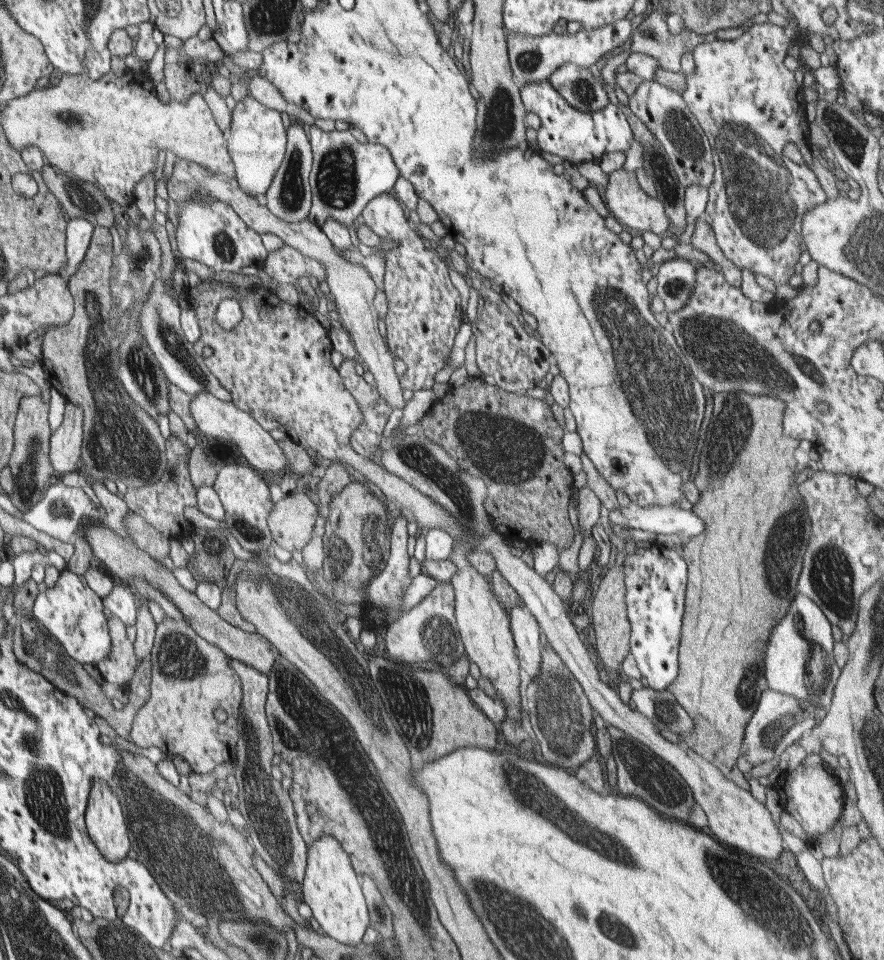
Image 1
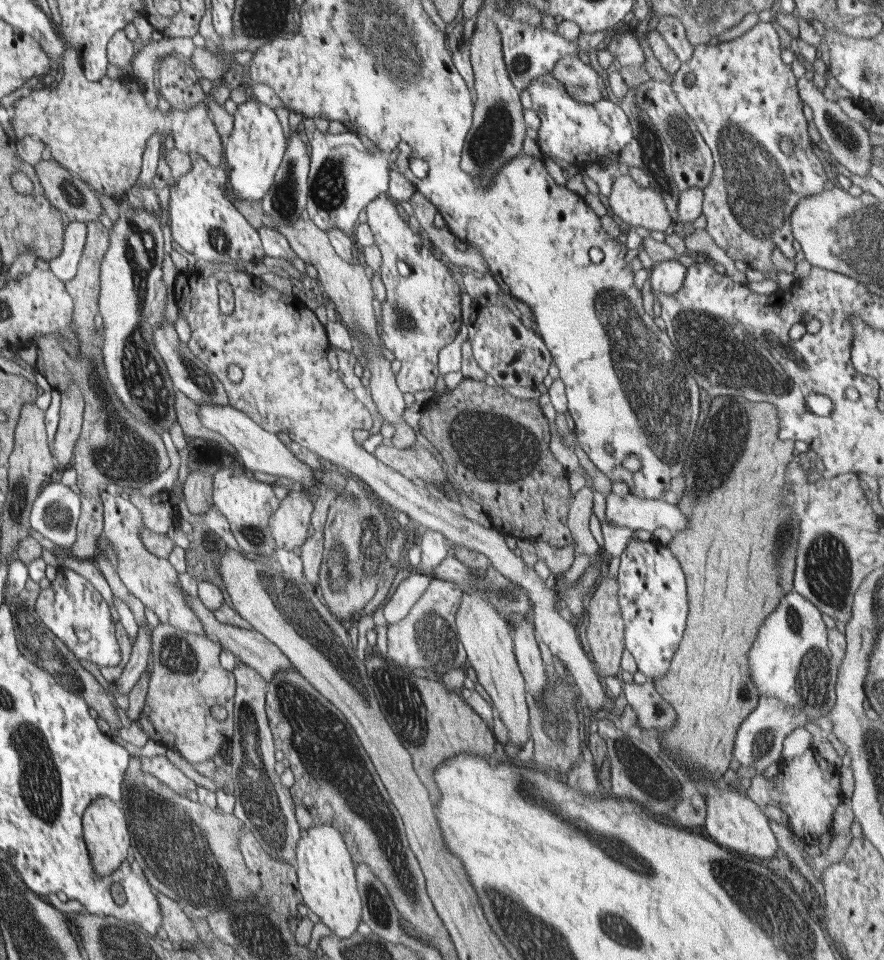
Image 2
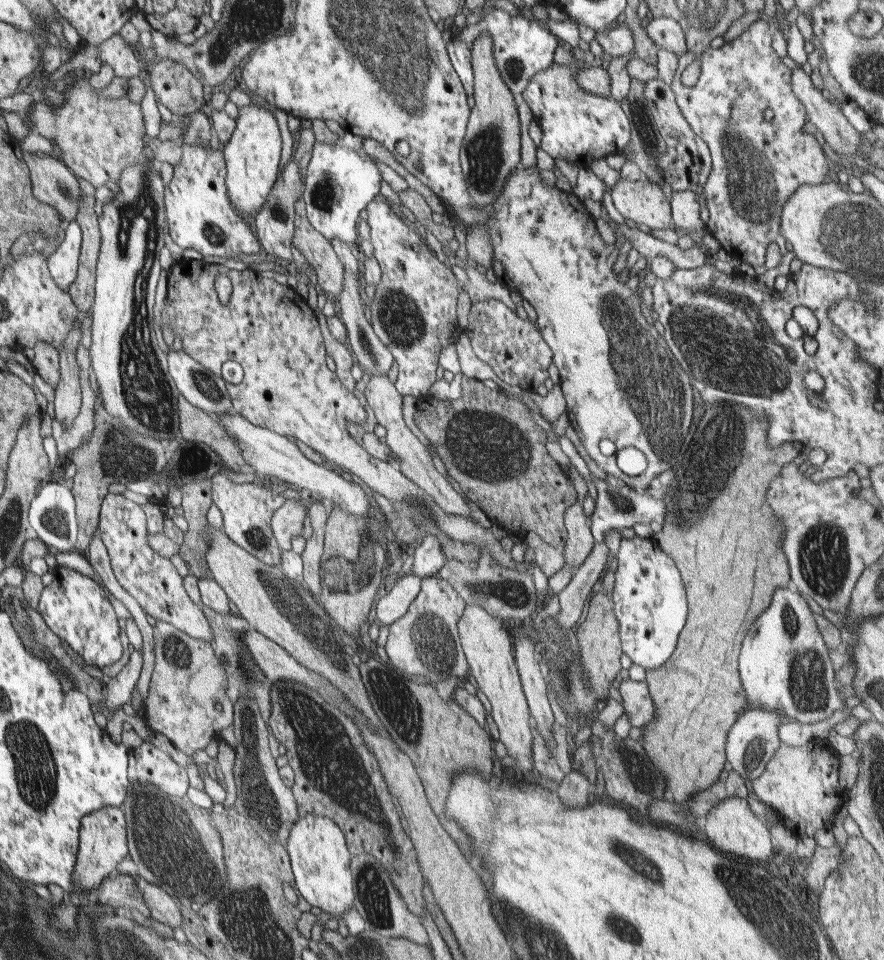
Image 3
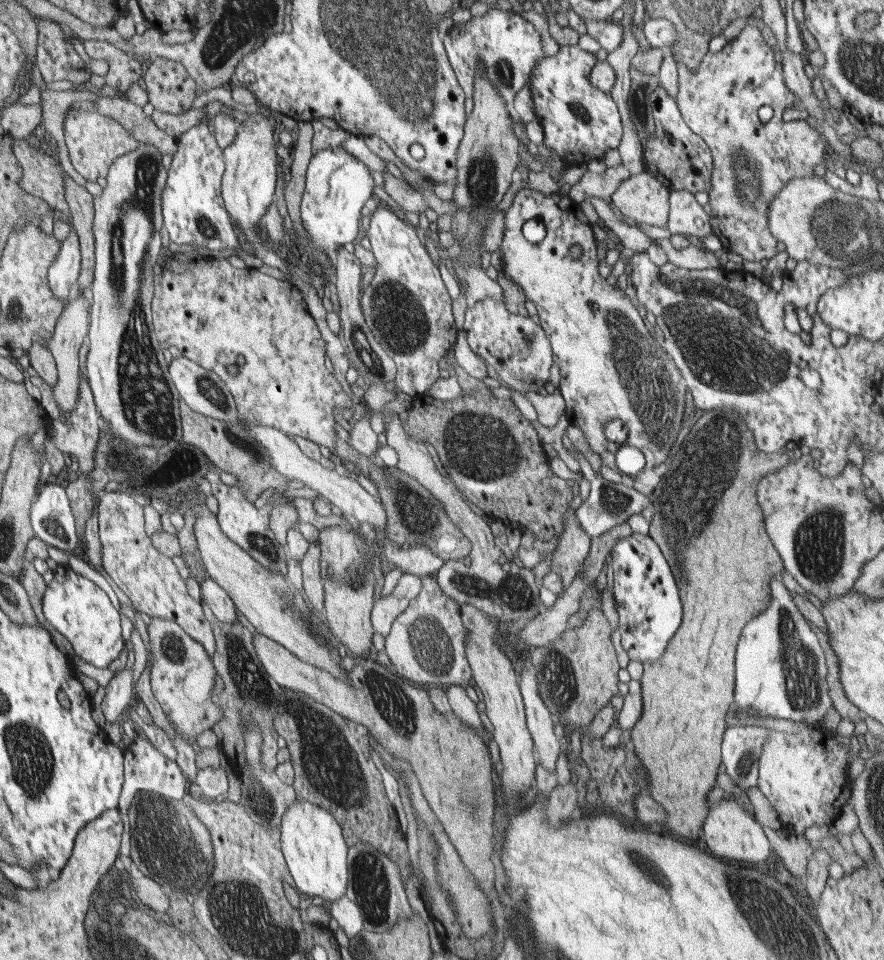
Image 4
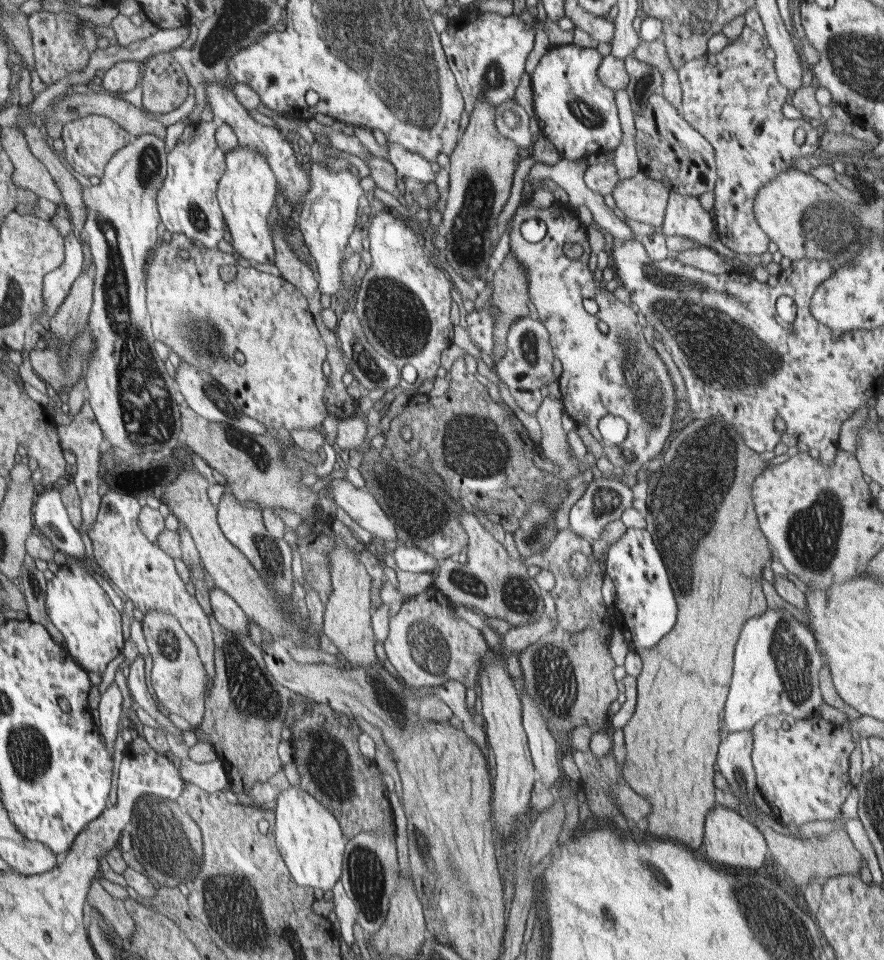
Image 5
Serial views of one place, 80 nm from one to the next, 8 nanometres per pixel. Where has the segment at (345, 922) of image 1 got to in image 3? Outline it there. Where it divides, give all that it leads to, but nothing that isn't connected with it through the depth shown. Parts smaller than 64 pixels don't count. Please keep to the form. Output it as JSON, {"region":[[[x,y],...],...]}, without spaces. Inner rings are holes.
{"region":[[[314,814],[299,816],[291,828],[290,840],[286,846],[288,846],[298,893],[312,906],[316,906],[336,918],[338,921],[337,931],[343,937],[347,937],[349,930],[341,914],[345,914],[351,906],[355,906],[355,888],[349,869],[352,854],[342,829],[338,828],[330,818],[322,818],[322,816],[314,816]]]}

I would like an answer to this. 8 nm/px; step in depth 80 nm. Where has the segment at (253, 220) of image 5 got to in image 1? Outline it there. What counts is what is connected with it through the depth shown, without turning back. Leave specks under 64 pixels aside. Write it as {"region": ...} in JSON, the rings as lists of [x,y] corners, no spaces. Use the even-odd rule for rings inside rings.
{"region":[[[248,95],[237,102],[231,112],[230,128],[224,135],[240,188],[250,196],[266,193],[286,153],[287,131],[281,113],[267,108]]]}

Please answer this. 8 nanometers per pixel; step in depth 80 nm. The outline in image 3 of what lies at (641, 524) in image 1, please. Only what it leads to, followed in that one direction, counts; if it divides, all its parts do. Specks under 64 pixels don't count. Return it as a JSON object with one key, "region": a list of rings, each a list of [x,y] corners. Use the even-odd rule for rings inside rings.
{"region":[[[591,476],[591,481],[597,486],[597,505],[592,513],[592,523],[589,524],[595,542],[602,541],[604,533],[612,529],[633,528],[635,524],[659,523],[664,521],[667,515],[667,506],[662,499],[653,498],[648,493],[642,493],[631,489],[628,485],[614,489],[605,480]]]}

